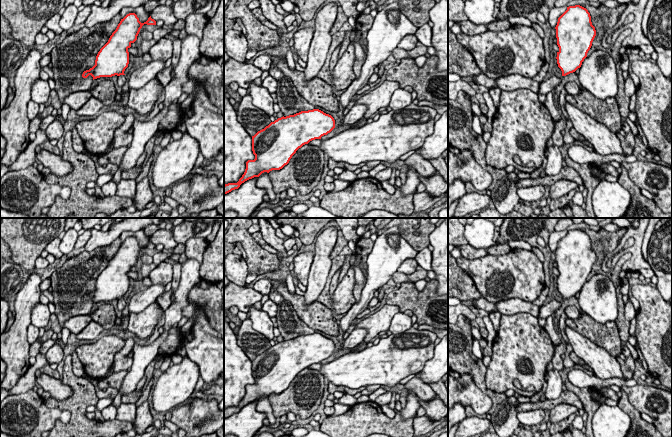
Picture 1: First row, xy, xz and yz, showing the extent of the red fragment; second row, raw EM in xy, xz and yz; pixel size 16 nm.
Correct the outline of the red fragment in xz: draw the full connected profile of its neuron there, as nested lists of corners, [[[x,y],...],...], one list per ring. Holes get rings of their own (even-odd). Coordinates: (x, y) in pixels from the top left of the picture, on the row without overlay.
[[[319,333],[301,335],[271,346],[252,360],[255,383],[246,386],[245,396],[237,407],[224,409],[224,418],[264,396],[282,393],[299,372],[312,364],[321,363],[334,352],[334,342]]]

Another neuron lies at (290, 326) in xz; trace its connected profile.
[[[271,280],[273,293],[269,293],[269,299],[272,300],[277,306],[278,311],[276,320],[278,330],[280,331],[283,340],[294,339],[301,335],[308,335],[315,333],[315,330],[307,326],[297,315],[296,310],[290,301],[284,299],[282,295],[277,292],[280,281]]]

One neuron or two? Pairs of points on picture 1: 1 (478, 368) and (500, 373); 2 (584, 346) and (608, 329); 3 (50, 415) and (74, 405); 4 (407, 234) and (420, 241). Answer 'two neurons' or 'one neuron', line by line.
1: two neurons
2: two neurons
3: two neurons
4: one neuron

